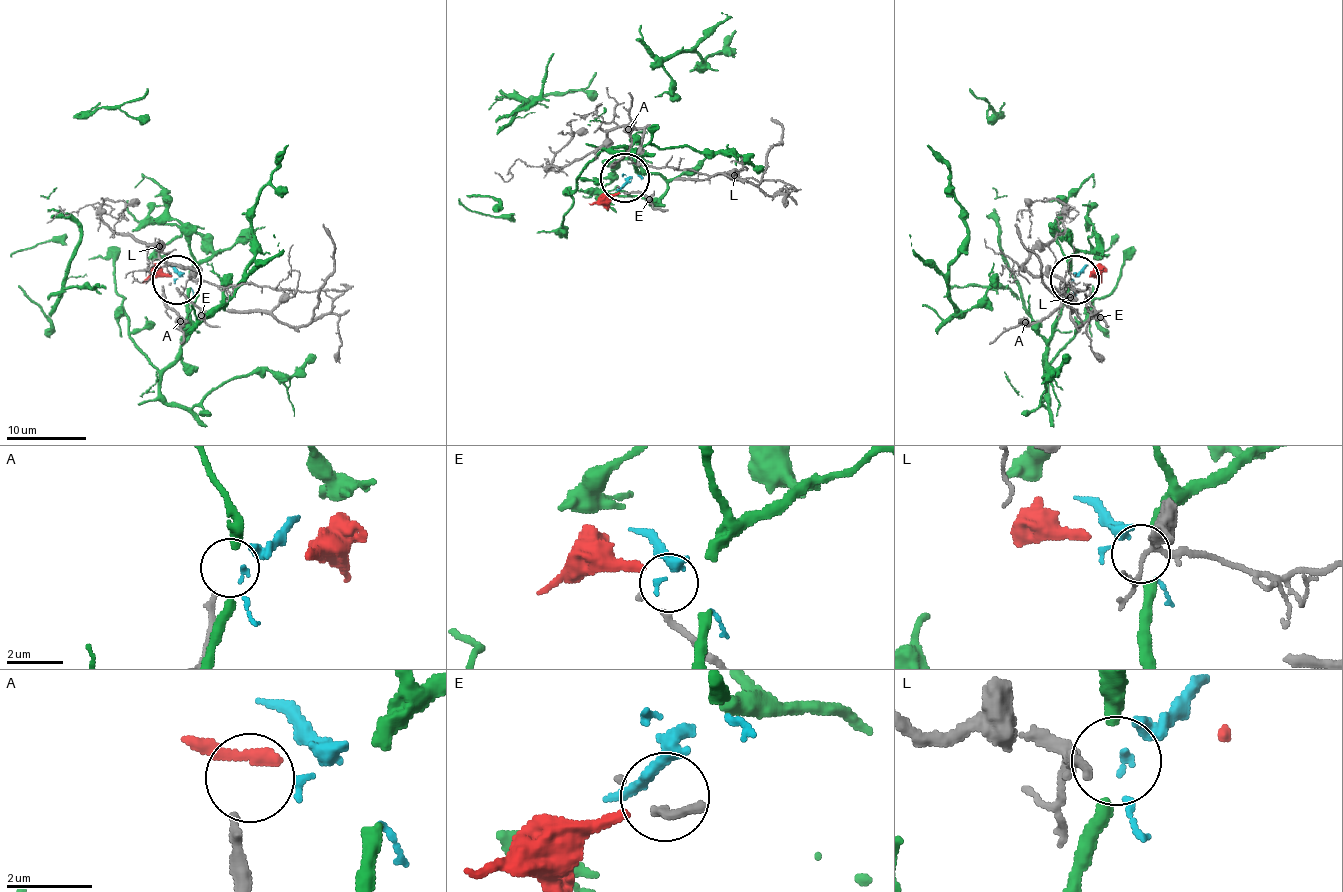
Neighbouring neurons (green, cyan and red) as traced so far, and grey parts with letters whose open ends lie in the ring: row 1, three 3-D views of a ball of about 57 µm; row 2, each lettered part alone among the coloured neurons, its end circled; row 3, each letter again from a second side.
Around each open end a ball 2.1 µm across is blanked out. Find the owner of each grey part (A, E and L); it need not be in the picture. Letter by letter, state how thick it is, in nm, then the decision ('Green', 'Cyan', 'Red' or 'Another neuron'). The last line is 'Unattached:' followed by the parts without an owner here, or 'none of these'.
A: Thickness 200 nm. Another neuron
E: Thickness 160 nm. Red
L: Thickness 200 nm. Cyan
Unattached: A

